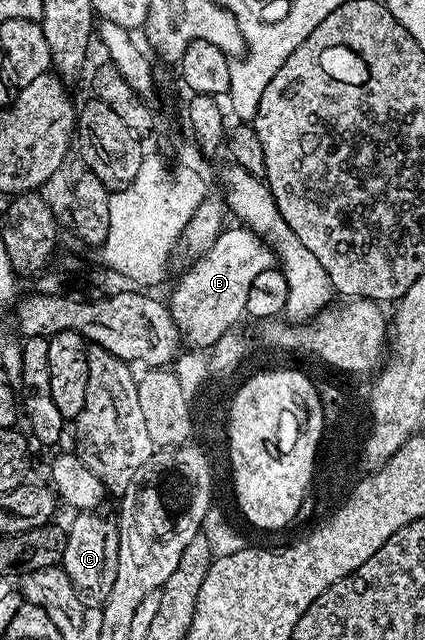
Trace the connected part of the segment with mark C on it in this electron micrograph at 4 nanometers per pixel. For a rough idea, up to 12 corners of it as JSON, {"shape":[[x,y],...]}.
{"shape":[[79,512],[60,567],[89,604],[117,578],[117,520]]}

